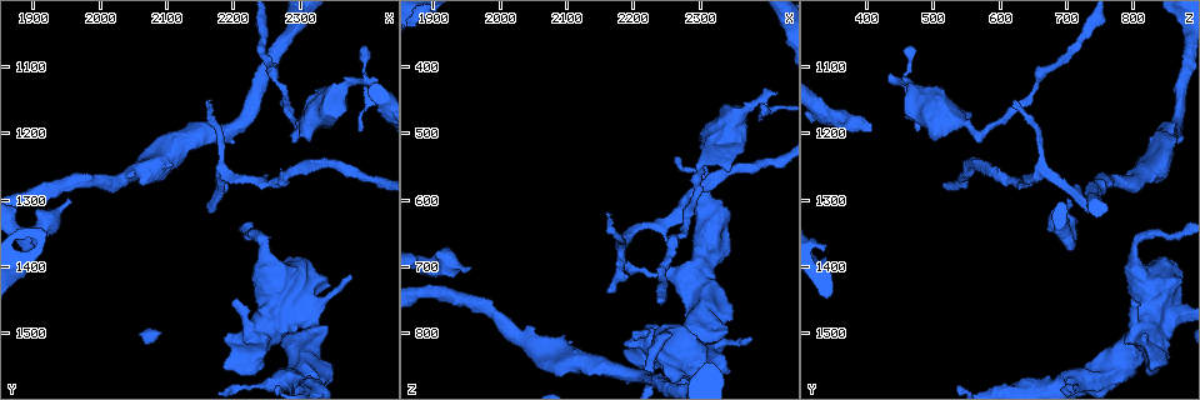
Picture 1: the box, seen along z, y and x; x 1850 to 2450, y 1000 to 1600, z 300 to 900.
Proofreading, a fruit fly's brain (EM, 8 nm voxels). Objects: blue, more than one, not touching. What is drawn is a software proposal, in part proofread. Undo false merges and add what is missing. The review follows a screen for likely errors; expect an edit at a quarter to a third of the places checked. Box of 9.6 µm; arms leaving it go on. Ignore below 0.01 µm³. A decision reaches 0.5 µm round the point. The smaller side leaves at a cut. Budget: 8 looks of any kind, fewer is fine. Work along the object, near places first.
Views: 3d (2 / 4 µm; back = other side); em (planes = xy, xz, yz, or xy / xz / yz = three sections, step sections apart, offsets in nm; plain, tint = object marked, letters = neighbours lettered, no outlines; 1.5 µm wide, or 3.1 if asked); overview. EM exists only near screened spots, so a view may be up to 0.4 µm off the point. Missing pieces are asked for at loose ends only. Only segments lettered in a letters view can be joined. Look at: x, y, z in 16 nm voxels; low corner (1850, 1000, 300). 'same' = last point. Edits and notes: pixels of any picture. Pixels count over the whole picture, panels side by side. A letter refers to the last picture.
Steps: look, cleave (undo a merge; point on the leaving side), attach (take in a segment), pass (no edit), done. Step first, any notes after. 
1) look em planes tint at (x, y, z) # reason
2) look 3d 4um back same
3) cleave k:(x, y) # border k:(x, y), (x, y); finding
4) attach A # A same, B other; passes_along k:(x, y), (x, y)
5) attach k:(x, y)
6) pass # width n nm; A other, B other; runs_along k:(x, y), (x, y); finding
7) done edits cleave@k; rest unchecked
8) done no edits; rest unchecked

look 3d 4um at (2375, 1415, 810) # tapers out

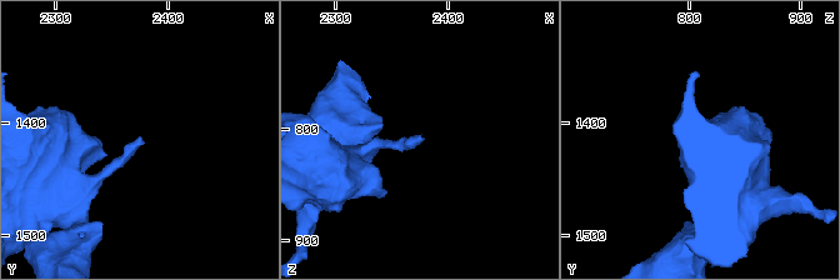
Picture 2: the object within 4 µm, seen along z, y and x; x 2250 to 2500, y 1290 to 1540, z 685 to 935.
look em xy step 4 letters at (2376, 1414, 812) # need the tissue

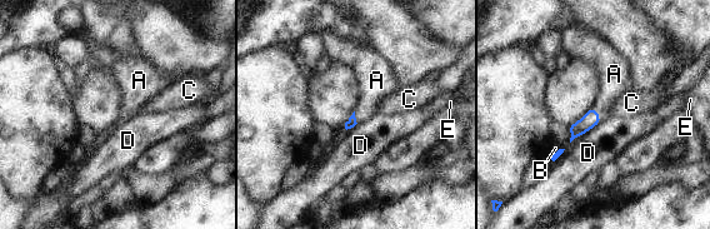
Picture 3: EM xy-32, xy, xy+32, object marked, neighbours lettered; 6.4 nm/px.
attach A # A same, B other, C other, D other, E other; passes_along 3:(590, 119), (596, 114), (614, 80); the cell continues

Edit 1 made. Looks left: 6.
look overview

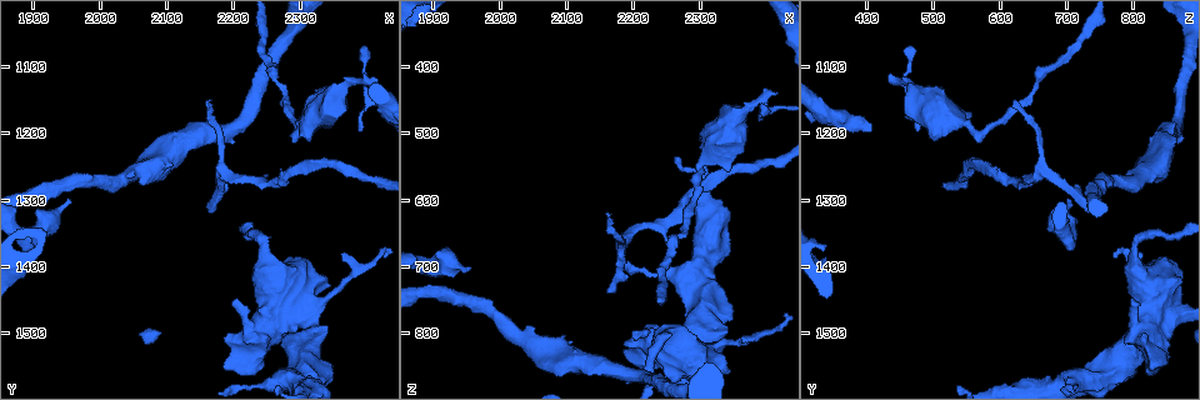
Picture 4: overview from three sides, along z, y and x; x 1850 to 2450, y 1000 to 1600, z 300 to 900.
look em planes letters at (2155, 1150, 620) # tapers out

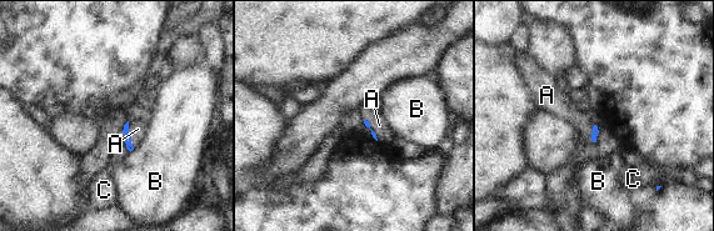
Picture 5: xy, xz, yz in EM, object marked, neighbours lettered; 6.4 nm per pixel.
attach A # longest_contact A 170 nm; A same, B other, C other; passes_along 5:(128, 137), (130, 134), (138, 129); the cell continues

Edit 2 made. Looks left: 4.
look 3d 4um back at (2395, 1120, 450) # a fork

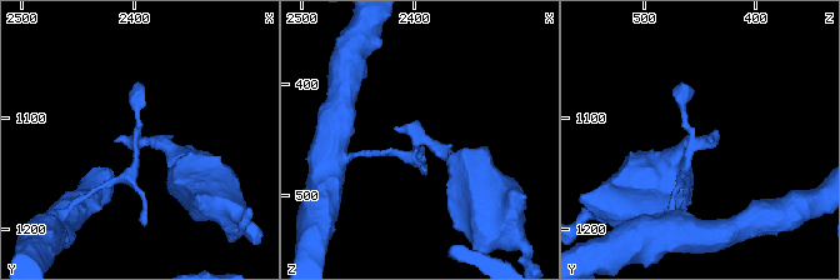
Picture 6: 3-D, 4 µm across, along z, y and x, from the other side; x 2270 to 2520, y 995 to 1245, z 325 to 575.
look em planes letters at (2396, 1124, 450) # arms 3; shape alone is not enough

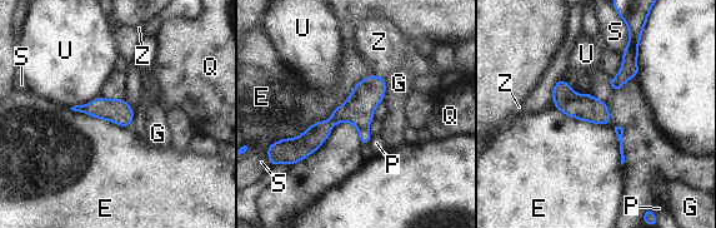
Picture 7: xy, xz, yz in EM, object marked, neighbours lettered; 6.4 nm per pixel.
cleave 7:(359, 108) # E other, G other, P other, Q other, S other, U other, Z other; part_leaving 7:(380, 80), (349, 112), (293, 153); a second cell is stuck on

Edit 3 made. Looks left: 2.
done edits attach@3, attach@5, cleave@7; rest unchecked

